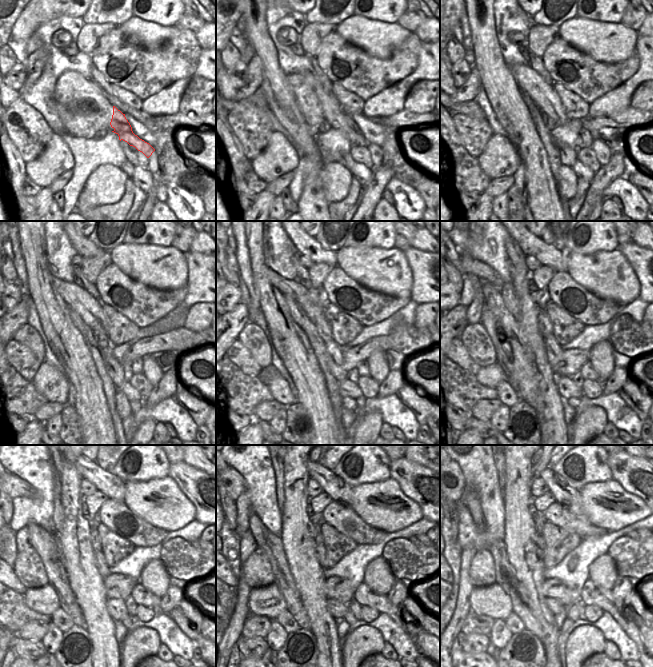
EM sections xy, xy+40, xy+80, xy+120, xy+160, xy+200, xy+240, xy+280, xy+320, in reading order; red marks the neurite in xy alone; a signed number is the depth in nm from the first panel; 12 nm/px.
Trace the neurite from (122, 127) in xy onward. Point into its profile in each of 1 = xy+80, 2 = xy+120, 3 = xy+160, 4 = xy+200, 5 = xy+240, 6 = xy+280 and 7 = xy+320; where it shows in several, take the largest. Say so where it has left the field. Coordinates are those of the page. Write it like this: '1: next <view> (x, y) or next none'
1: next xy+80 (527, 78)
2: next xy+120 (90, 309)
3: next xy+160 (313, 307)
4: next xy+200 (466, 264)
5: next xy+240 (14, 486)
6: next xy+280 (236, 483)
7: next xy+320 (460, 479)

